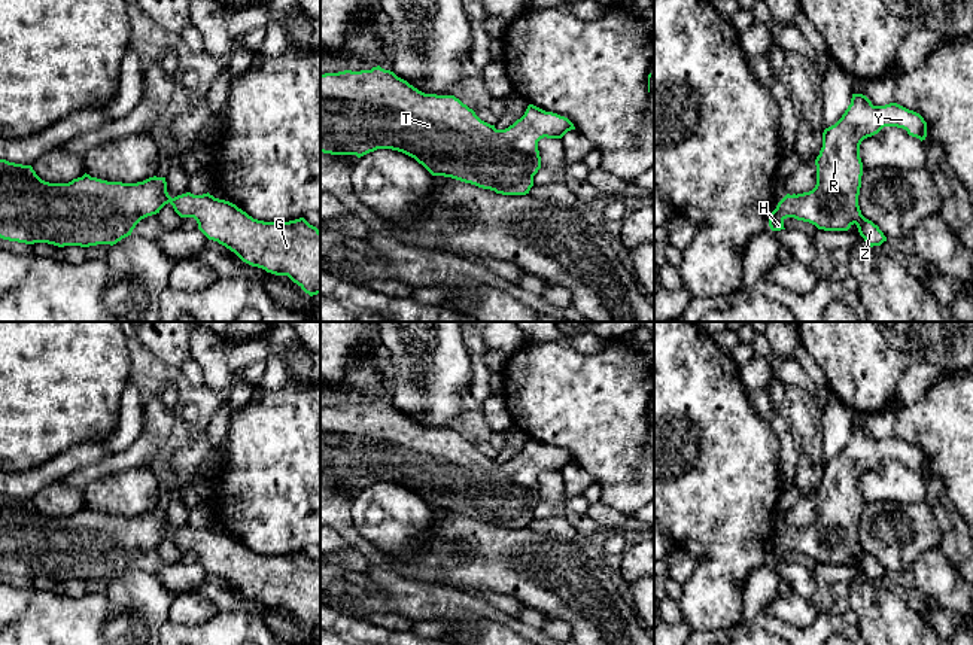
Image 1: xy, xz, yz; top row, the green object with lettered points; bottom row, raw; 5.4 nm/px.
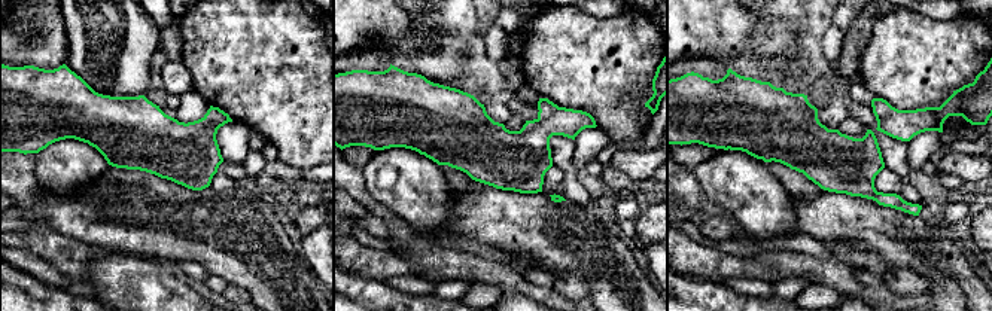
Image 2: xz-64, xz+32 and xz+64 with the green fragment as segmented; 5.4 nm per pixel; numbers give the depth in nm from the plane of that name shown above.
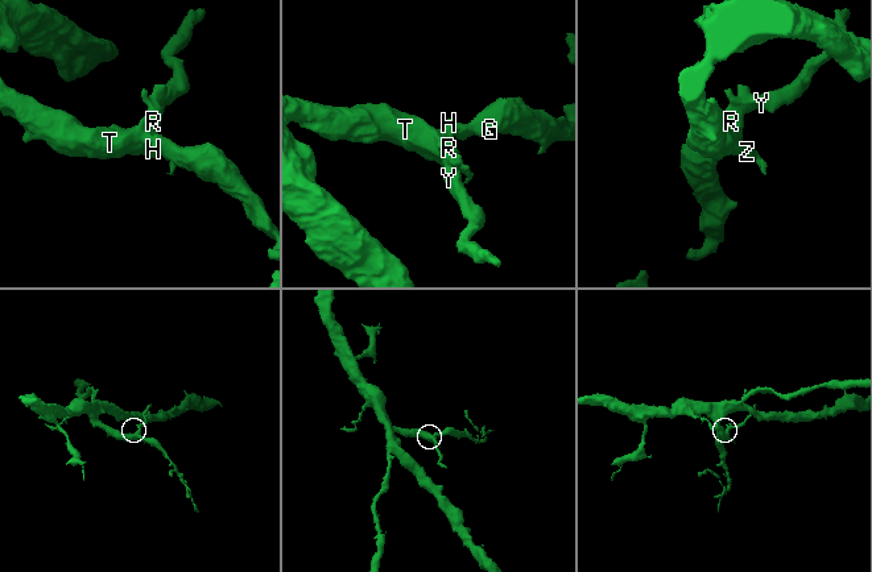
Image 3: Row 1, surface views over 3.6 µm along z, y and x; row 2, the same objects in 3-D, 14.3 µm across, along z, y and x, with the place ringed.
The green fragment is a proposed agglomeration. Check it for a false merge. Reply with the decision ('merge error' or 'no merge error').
no merge error

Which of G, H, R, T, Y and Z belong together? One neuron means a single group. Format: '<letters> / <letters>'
G H R T Y Z

